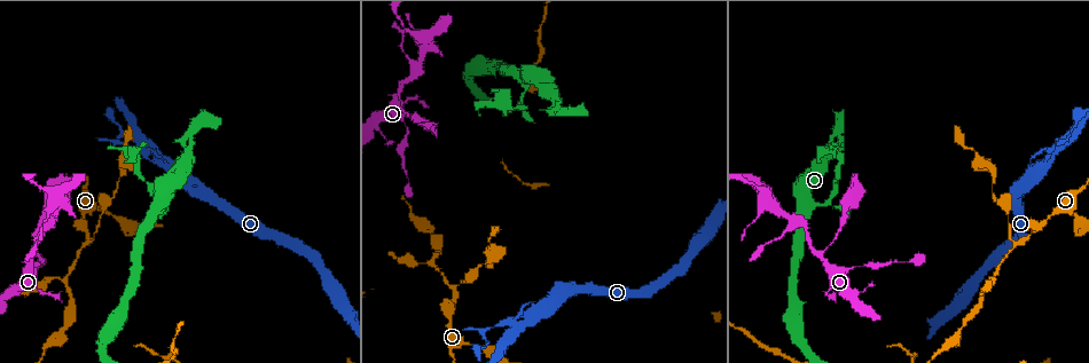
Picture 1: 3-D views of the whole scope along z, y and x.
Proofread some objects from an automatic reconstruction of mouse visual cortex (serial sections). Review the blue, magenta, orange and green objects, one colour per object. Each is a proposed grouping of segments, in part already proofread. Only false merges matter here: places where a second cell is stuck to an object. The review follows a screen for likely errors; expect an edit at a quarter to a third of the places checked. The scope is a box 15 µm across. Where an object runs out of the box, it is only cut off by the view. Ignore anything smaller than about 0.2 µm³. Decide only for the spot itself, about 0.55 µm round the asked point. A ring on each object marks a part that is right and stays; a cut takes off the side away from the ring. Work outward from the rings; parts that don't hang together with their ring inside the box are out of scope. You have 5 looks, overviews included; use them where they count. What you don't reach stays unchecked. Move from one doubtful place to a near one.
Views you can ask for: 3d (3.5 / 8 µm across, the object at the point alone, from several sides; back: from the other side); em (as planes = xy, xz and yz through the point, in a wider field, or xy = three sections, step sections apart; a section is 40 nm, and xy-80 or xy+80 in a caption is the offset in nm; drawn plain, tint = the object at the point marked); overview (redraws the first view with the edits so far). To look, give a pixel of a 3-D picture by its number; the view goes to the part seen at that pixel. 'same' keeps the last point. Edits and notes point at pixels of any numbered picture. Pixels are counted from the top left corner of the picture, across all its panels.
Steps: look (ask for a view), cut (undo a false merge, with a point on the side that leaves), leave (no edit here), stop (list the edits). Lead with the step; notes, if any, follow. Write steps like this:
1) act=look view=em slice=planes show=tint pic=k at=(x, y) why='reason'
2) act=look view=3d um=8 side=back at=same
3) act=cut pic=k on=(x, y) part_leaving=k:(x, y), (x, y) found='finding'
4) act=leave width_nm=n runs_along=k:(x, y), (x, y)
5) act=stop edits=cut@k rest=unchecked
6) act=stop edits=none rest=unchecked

act=look view=3d um=3.5 pic=1 at=(397, 93) why='thin arm on a thick one'

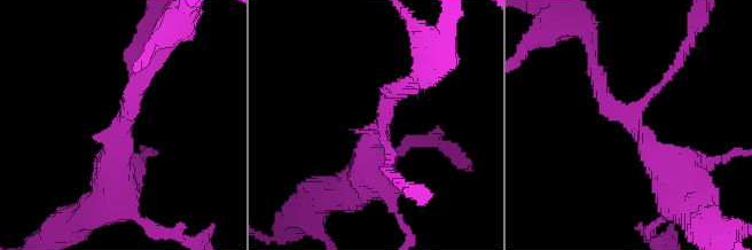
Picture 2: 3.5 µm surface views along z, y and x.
act=look view=em slice=xy step=2 show=tint pic=2 at=(630, 119) arms=3 arm_widths_nm=100,250,450 why='now the EM'

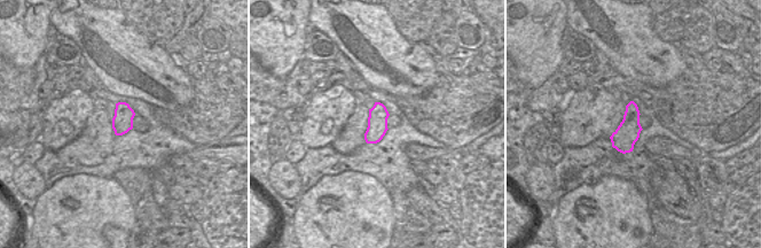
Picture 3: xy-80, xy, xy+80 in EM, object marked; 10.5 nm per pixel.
act=leave runs_along=2:(671, 184), (600, 92), (594, 64) found='continuous, no second cell'

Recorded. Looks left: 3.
act=look view=3d um=3.5 pic=1 at=(1054, 153) why='branch point'

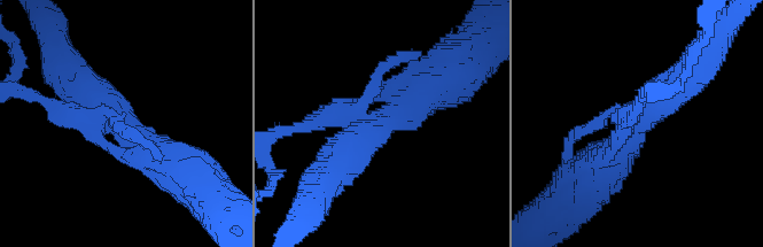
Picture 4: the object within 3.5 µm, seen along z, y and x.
act=look view=em slice=planes show=tint pic=4 at=(368, 127)

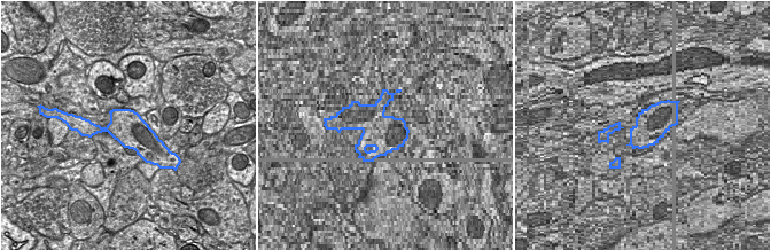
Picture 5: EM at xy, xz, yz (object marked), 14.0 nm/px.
act=cut pic=4 on=(304, 129) part_leaving=4:(358, 117), (336, 112), (283, 132) found='a second cell is stuck on'

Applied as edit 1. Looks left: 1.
act=stop edits=cut@4 rest=unchecked

